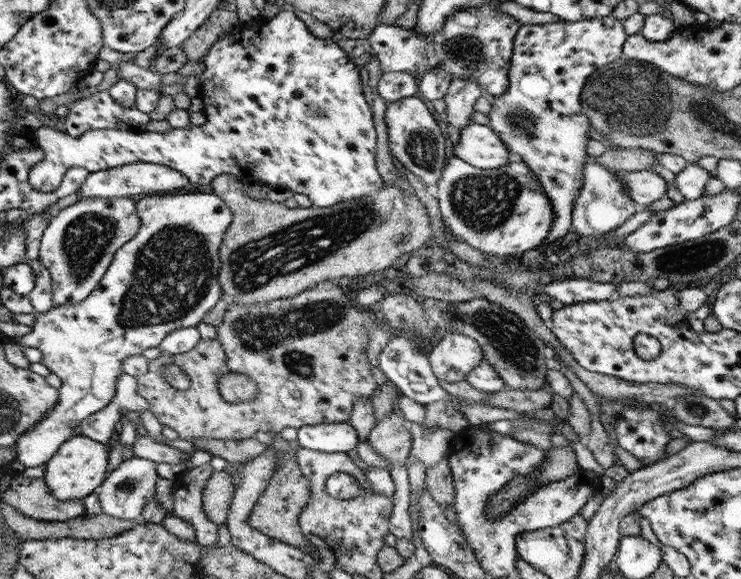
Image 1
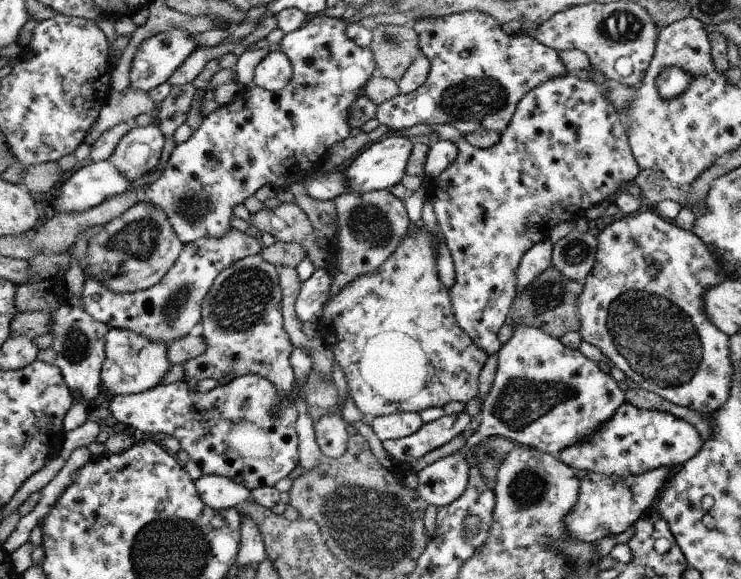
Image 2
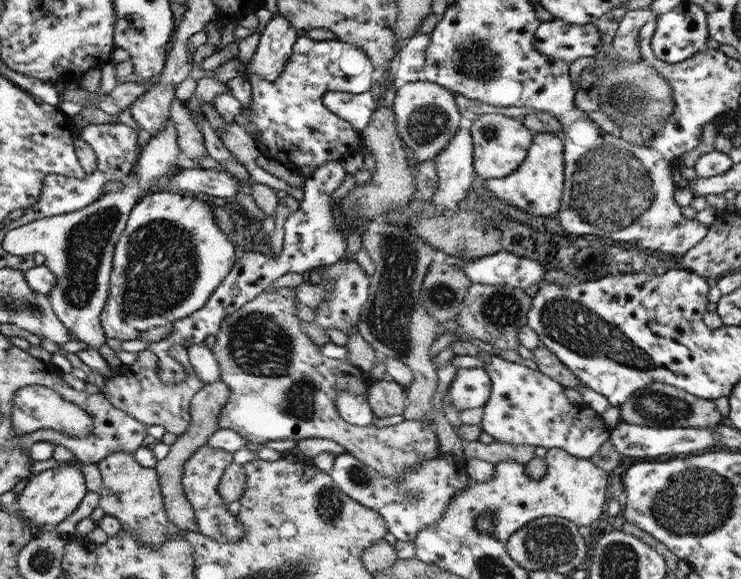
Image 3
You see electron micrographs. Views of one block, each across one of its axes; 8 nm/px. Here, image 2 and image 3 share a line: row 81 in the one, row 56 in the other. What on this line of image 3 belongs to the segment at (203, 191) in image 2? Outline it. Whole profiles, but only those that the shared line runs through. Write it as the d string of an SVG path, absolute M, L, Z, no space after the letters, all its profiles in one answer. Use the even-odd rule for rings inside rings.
M305 34L298 37L296 39L296 42L294 42L292 46L292 54L290 54L290 58L288 59L288 62L286 62L285 70L277 80L271 81L266 79L260 79L254 76L250 77L249 75L246 78L252 85L252 115L248 115L248 109L246 109L246 112L244 113L246 114L246 116L249 116L249 120L251 120L250 123L252 123L252 125L256 128L256 131L258 132L259 136L257 139L257 145L259 152L266 153L268 156L270 156L270 158L274 158L274 160L282 162L286 166L298 168L298 170L300 171L302 168L304 168L304 166L308 166L308 168L310 168L311 166L311 168L316 169L322 165L325 165L326 163L328 163L328 161L344 160L344 158L347 156L354 156L361 153L363 140L361 138L362 134L354 130L350 122L346 122L346 120L339 118L336 114L329 112L328 108L324 107L323 97L324 94L327 94L328 92L346 92L349 94L363 94L364 92L369 92L372 89L373 83L377 79L377 72L374 67L374 63L372 63L372 59L370 59L370 57L366 55L364 49L355 47L354 45L351 45L347 42L336 40L336 38L332 40L316 42L316 40L310 40L310 37L308 37Z

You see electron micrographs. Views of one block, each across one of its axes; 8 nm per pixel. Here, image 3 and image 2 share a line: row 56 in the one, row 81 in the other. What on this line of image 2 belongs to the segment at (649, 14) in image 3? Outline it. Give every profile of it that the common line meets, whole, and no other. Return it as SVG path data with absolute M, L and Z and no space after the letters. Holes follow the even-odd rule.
M592 1L591 3L570 7L556 13L537 28L535 39L540 44L558 52L561 50L572 50L572 48L582 50L588 56L591 75L598 81L610 79L617 80L622 85L636 86L641 84L648 65L652 60L658 35L659 30L655 22L650 18L650 14L648 14L648 11L641 3L628 1L596 3Z

